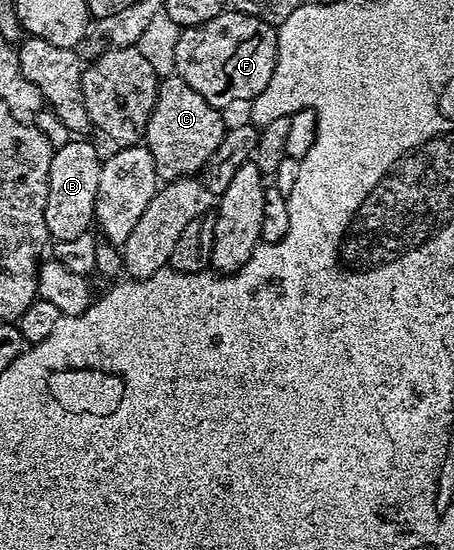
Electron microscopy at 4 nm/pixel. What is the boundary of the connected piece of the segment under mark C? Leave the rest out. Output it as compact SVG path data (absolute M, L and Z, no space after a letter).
M174 74L160 79L157 102L147 123L145 147L153 154L155 169L160 181L186 180L202 173L213 150L221 146L225 123L224 113L213 107L193 86Z

